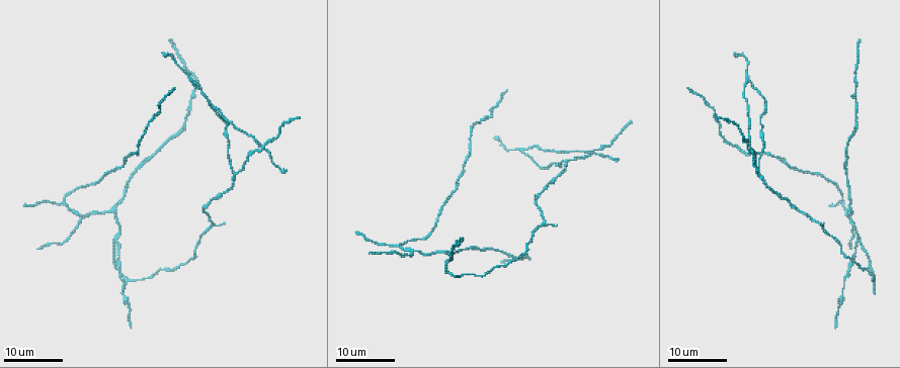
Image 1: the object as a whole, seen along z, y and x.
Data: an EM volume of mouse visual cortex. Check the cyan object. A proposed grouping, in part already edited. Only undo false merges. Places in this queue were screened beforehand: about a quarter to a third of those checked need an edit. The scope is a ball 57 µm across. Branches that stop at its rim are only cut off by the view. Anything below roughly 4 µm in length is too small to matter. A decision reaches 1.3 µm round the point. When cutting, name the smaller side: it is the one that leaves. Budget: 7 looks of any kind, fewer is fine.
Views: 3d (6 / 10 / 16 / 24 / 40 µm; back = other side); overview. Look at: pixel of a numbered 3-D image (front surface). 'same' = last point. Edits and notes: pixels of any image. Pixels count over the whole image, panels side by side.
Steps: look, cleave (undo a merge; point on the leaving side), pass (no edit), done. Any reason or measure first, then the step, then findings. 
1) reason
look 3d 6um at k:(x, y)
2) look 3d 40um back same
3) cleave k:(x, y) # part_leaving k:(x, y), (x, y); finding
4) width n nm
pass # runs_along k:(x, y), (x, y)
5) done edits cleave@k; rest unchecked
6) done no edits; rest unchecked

a fork
look 3d 16um at 1:(444, 253)

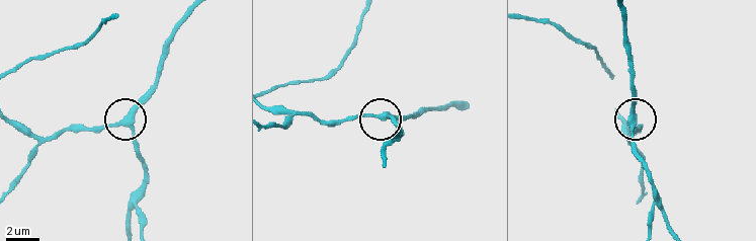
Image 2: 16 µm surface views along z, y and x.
closer look
look 3d 6um at 2:(377, 116)

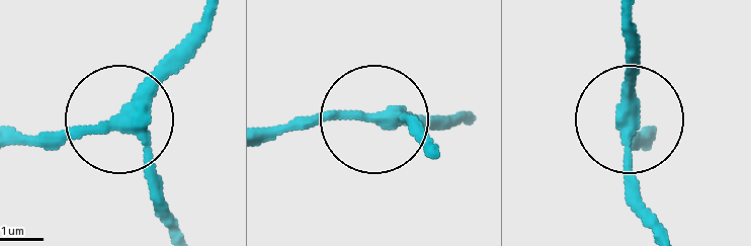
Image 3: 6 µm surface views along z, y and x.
arms 3
pass # runs_along 3:(659, 223), (631, 168), (631, 40); one neuron here

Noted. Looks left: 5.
a fork
look 3d 24um at 1:(412, 251)

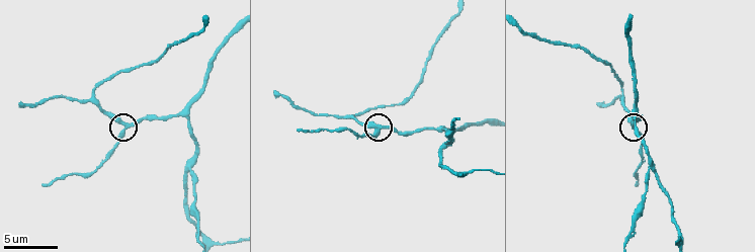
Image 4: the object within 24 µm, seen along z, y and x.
look 3d 10um at 4:(124, 129)

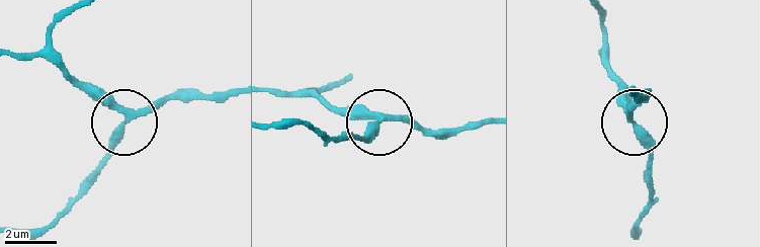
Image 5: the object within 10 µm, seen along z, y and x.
arms 3
pass # runs_along 5:(235, 94), (163, 100), (131, 115), (104, 166), (80, 189); continuous, no second neuron

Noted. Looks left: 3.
narrows sharply
look 3d 16um at 1:(192, 100)

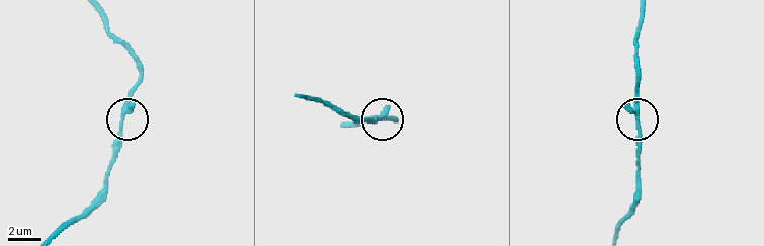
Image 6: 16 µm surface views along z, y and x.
look 3d 6um at 6:(639, 121)

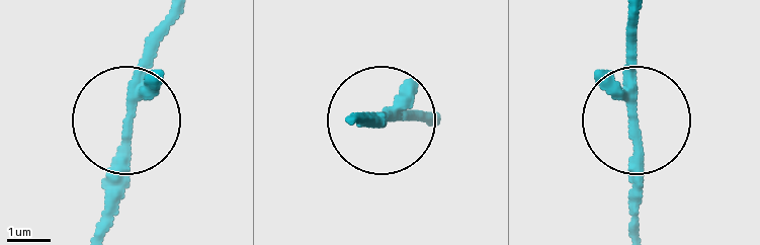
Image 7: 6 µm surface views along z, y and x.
pass # runs_along 7:(95, 227), (132, 85), (161, 23); one neuron here

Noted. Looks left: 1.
done no edits; rest unchecked

